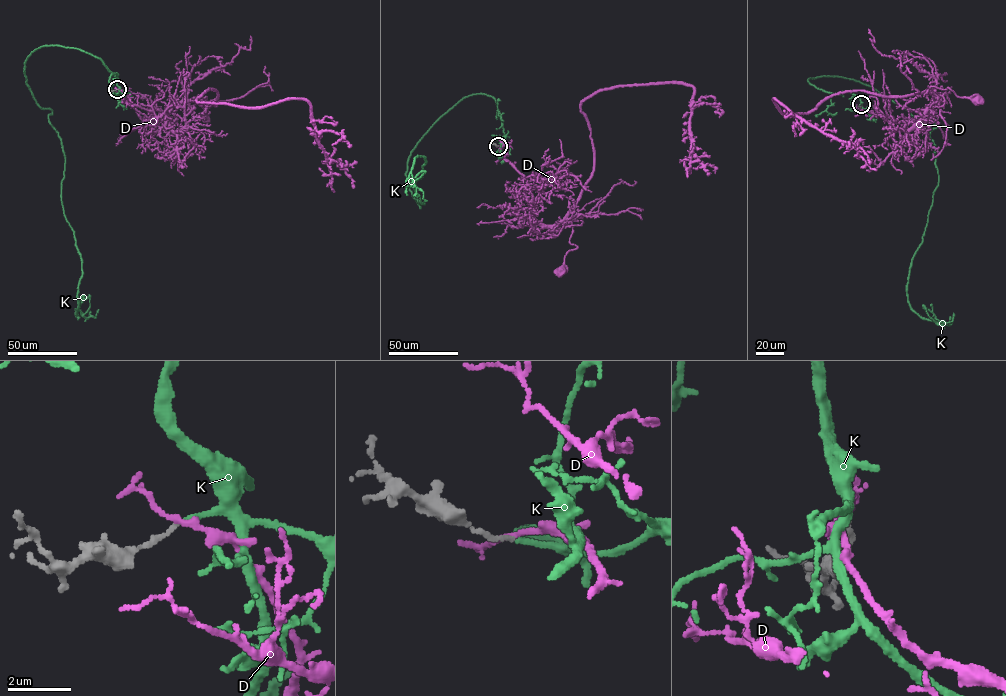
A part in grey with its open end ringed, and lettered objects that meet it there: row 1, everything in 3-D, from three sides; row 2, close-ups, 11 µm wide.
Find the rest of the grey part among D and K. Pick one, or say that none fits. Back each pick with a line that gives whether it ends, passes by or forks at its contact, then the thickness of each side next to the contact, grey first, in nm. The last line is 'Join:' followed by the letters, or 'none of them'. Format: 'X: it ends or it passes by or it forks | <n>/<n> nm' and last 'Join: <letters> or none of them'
K: it ends | 150/150 nm
Join: K

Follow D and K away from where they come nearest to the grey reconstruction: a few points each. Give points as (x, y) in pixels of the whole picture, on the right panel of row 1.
D: (861, 104), (893, 120), (912, 121), (921, 119), (932, 101), (928, 86), (948, 87), (959, 97), (978, 99)
K: (861, 104), (807, 81), (857, 80), (937, 127), (930, 138), (938, 186), (907, 299), (940, 325), (953, 313)

